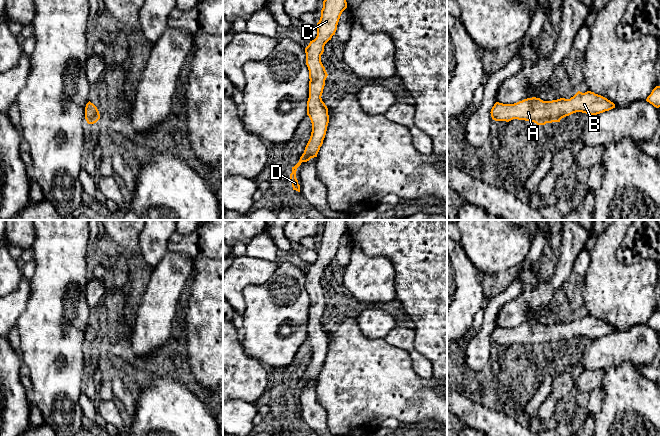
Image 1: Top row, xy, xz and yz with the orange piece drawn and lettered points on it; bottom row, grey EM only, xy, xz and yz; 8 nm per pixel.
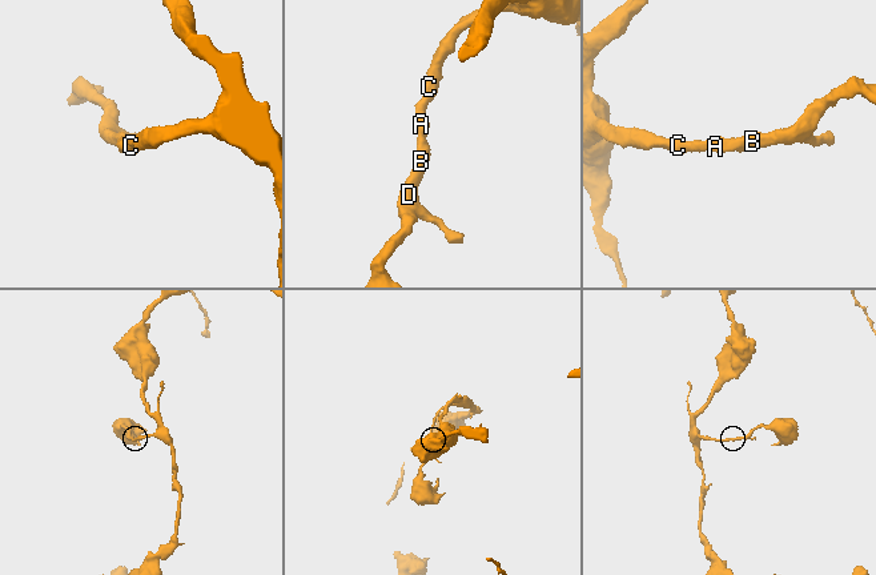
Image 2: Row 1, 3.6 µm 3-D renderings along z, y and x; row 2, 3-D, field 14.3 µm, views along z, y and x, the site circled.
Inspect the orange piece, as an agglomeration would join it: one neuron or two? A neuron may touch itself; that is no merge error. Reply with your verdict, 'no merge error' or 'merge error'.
no merge error

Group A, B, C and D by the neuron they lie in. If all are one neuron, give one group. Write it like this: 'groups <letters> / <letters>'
groups A B C D

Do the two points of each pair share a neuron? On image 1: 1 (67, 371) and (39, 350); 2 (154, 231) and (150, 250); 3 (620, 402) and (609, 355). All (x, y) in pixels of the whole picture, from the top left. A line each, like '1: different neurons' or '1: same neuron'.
1: same neuron
2: same neuron
3: different neurons

